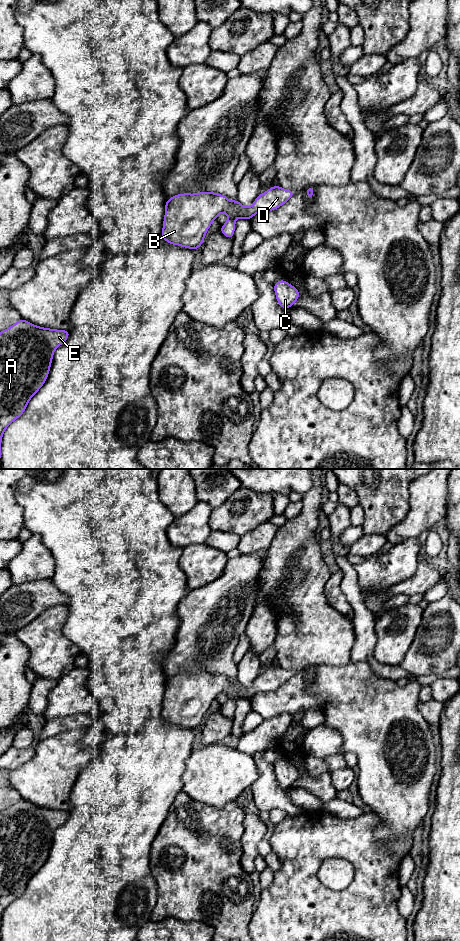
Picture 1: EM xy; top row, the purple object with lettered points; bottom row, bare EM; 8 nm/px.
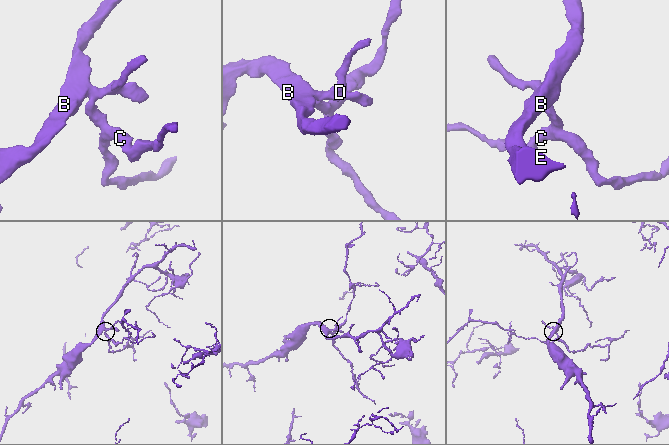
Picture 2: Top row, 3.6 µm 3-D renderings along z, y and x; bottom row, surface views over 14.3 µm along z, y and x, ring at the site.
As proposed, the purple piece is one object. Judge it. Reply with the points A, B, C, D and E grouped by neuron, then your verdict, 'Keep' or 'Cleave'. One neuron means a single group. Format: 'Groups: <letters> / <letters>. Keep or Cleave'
Groups: A B C D E. Keep

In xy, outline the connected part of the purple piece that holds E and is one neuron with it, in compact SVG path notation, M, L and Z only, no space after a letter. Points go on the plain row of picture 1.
M22 798L0 812L0 941L4 911L24 893L30 879L46 862L54 831L69 814L70 810L44 808Z

